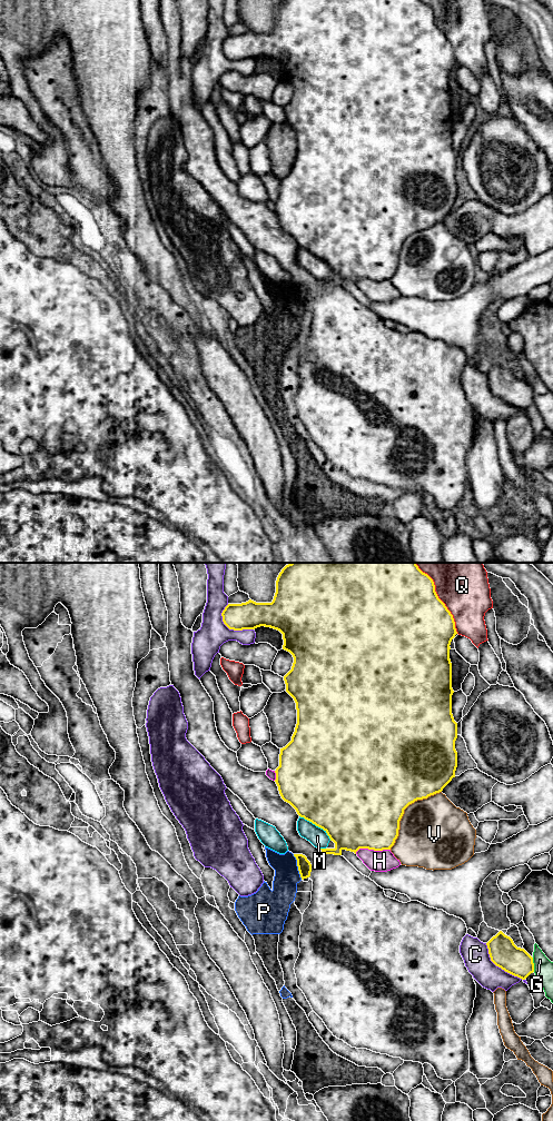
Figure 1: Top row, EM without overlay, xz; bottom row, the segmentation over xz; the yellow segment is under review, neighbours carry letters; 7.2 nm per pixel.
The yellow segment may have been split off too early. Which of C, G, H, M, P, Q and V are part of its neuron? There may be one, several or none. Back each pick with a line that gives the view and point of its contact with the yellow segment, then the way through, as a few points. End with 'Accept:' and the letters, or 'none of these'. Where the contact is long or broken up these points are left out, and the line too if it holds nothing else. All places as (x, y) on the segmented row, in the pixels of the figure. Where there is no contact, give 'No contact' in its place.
Accept: none of these

